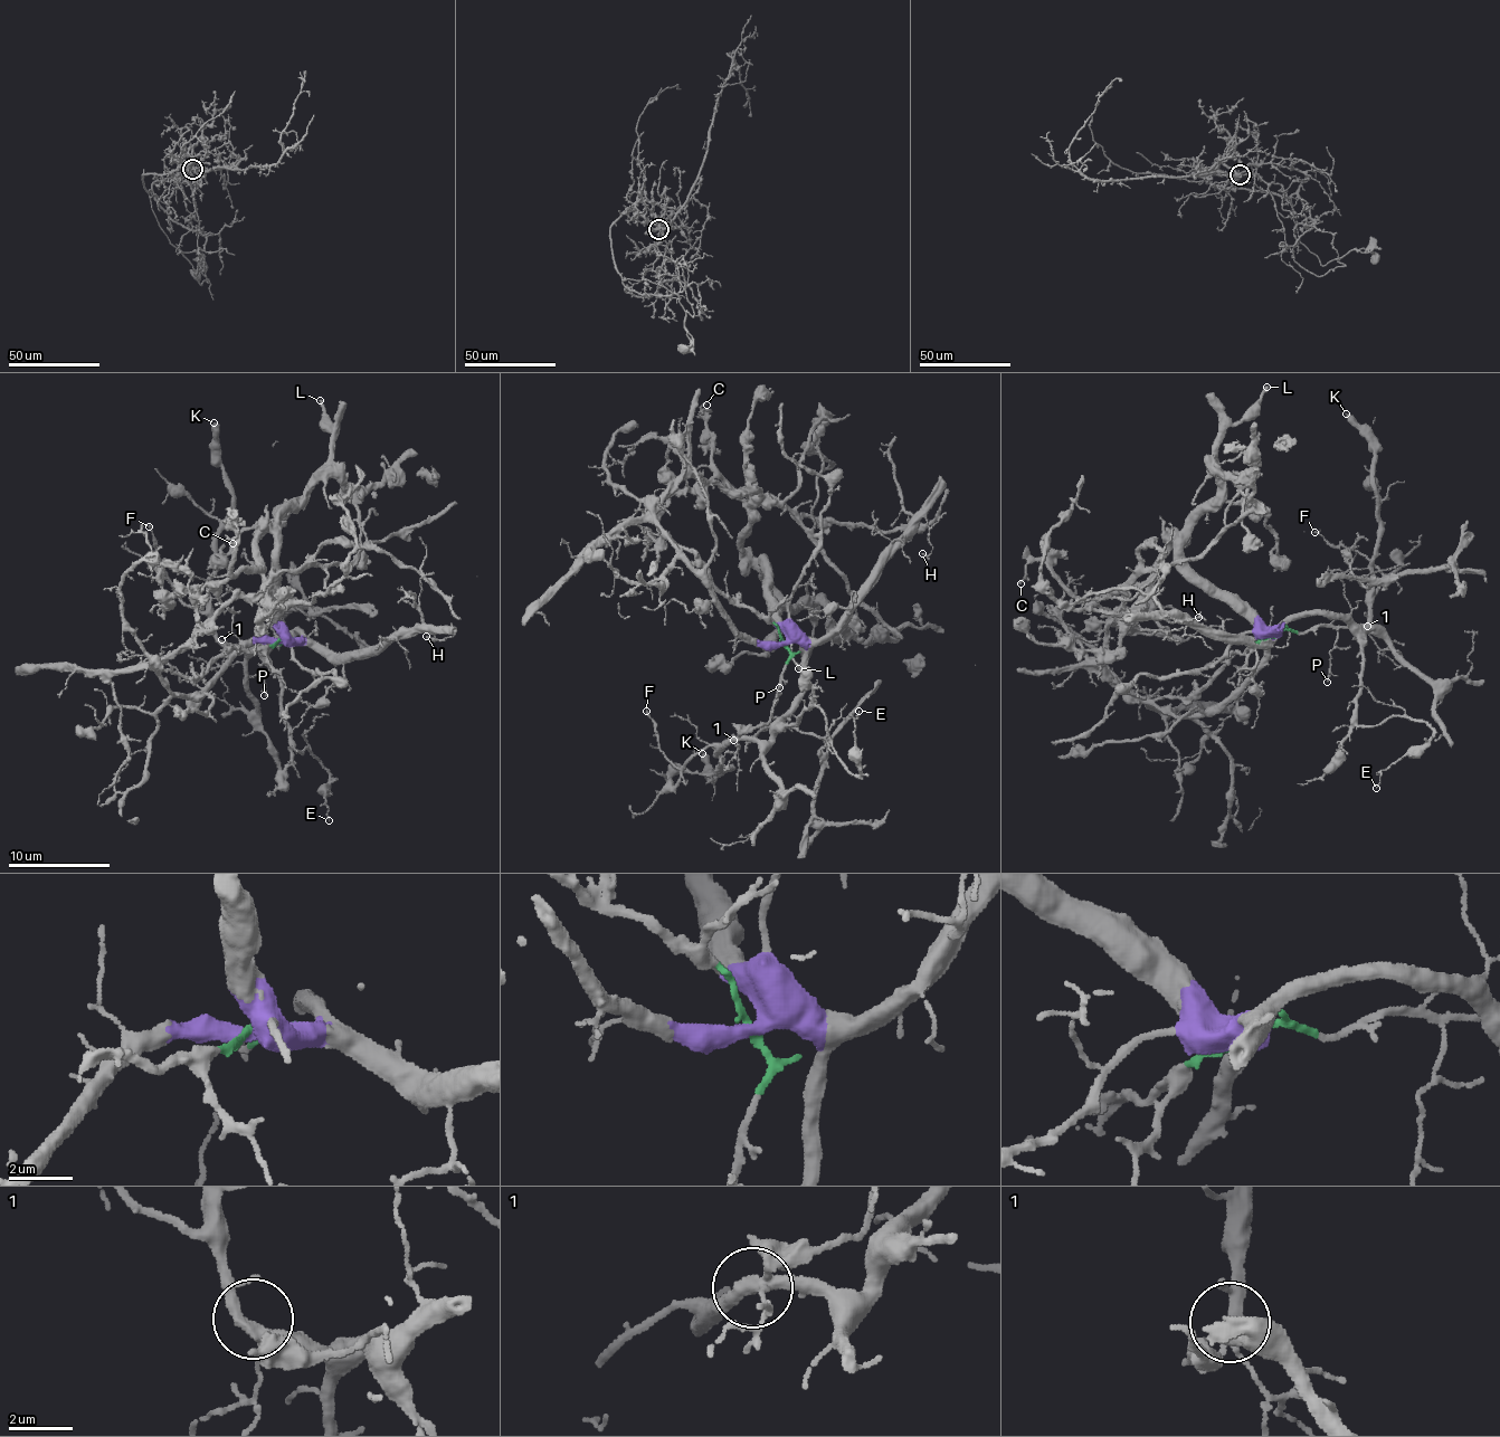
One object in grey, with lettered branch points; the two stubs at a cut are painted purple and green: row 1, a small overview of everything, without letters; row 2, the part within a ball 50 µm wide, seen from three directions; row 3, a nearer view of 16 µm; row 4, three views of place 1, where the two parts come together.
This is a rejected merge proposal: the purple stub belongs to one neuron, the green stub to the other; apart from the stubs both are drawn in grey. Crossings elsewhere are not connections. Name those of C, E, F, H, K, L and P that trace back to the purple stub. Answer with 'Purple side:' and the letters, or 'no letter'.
Purple side: C, E, F, H, K, L

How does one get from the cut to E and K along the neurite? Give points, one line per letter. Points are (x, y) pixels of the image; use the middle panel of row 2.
E: (784, 643), (806, 652), (803, 698), (781, 721), (794, 724), (816, 706), (833, 752), (855, 776), (858, 710)
K: (784, 643), (806, 652), (797, 707), (767, 741), (739, 739), (714, 755), (728, 770), (714, 772), (702, 753)

